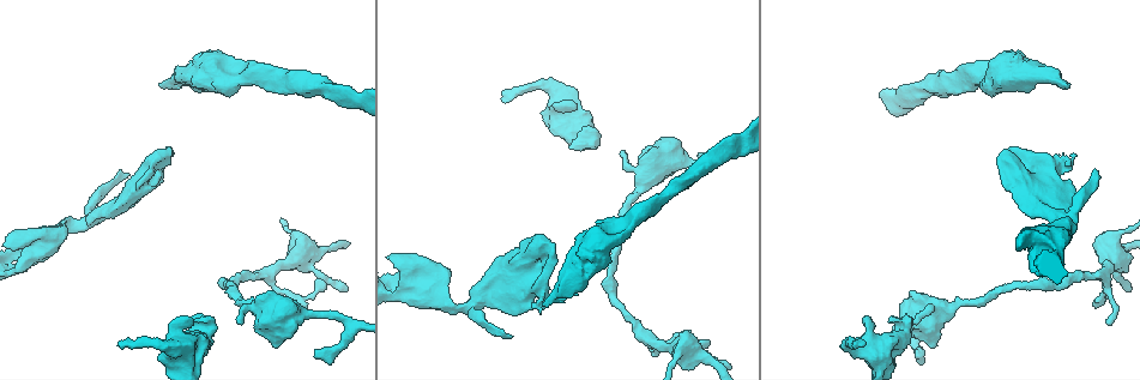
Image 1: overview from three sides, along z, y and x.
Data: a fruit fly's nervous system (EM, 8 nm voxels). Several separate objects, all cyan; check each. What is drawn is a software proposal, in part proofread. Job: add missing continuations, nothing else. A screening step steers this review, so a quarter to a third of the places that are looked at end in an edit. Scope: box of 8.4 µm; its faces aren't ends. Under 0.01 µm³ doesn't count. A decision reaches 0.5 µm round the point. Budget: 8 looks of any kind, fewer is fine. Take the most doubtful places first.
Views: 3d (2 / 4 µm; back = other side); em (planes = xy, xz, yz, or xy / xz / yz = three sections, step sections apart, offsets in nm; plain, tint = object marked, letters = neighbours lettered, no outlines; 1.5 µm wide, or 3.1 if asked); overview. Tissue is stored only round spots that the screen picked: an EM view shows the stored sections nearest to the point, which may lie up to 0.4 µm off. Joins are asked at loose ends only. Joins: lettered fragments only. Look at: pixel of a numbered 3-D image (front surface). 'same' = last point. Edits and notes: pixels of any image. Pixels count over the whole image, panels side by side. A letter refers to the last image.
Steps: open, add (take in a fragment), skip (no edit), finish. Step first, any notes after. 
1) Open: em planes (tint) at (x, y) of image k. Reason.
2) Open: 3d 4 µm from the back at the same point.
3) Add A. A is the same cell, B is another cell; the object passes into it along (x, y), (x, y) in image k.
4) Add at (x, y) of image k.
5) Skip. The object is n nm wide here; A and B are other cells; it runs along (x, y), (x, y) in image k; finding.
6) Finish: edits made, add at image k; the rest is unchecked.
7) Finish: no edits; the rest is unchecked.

Open: em planes (letters) at (128, 174) of image 1. Free end.

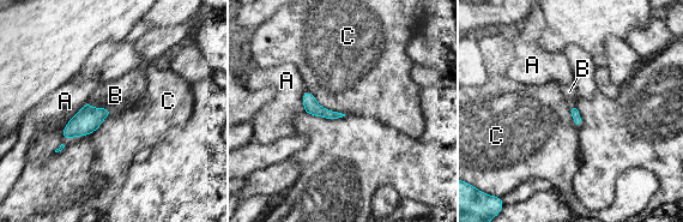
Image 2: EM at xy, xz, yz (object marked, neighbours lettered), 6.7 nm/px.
Add B. B is the same cell, A and C are other cells; it goes on there.

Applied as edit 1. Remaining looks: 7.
Open: 3d 2 µm from the back at (1008, 149) of image 1. Free end.

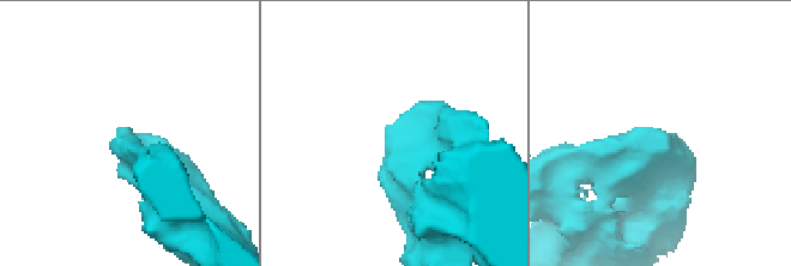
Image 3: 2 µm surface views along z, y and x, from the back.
Open: em xz step 8 (plain) at (659, 130) of image 3.

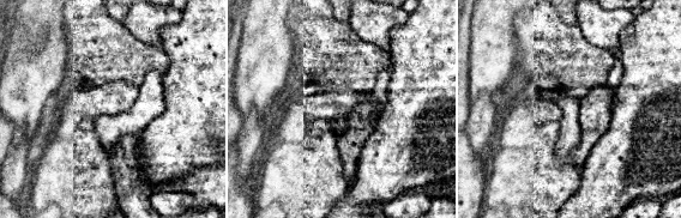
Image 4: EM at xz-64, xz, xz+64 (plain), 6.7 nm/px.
Open: em xz step 8 (letters) at the same point.

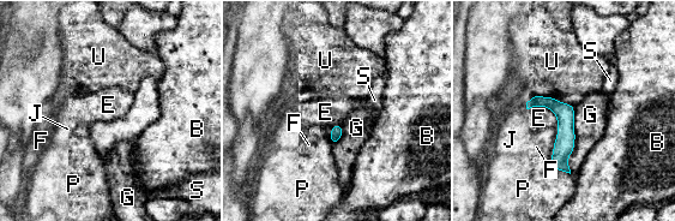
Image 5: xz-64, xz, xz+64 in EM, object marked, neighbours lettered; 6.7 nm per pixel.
Skip. B, E, F, G, J, P, S and U are other cells; none of them fits.

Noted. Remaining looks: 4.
Finish: edits made, add at image 2; the rest is unchecked.

